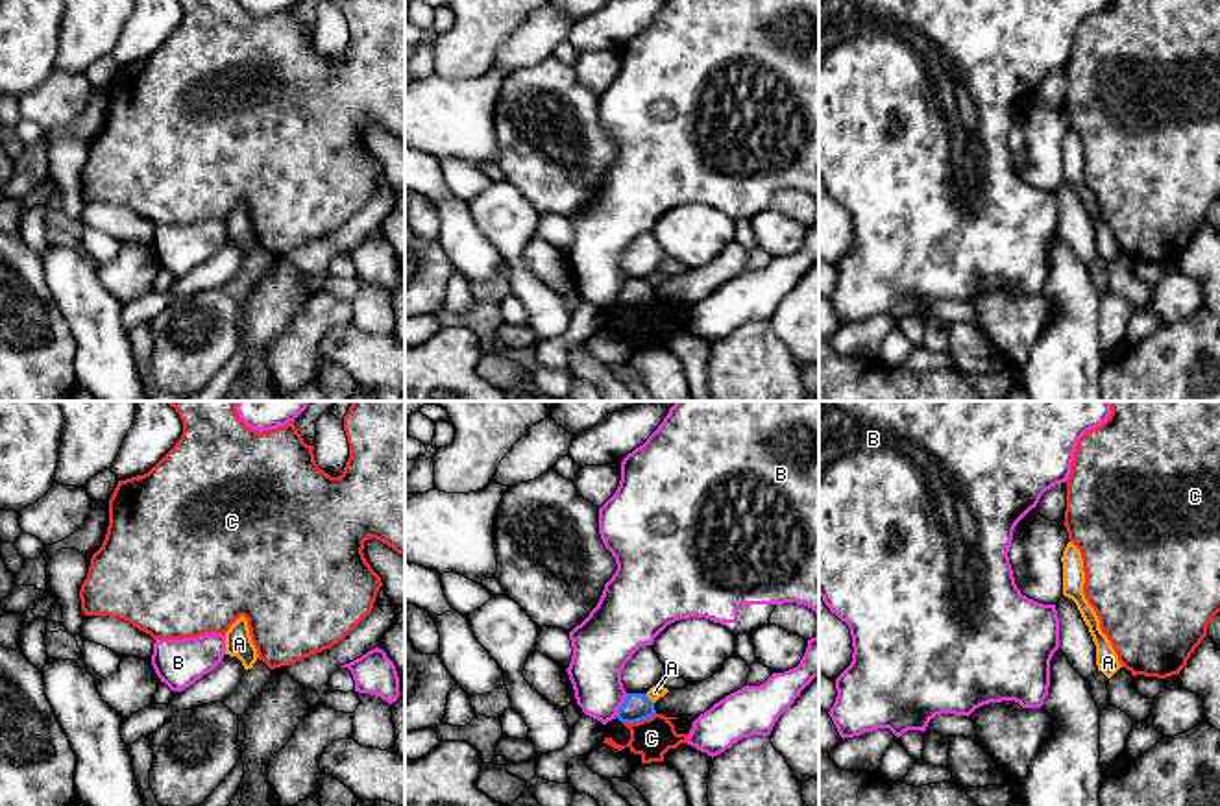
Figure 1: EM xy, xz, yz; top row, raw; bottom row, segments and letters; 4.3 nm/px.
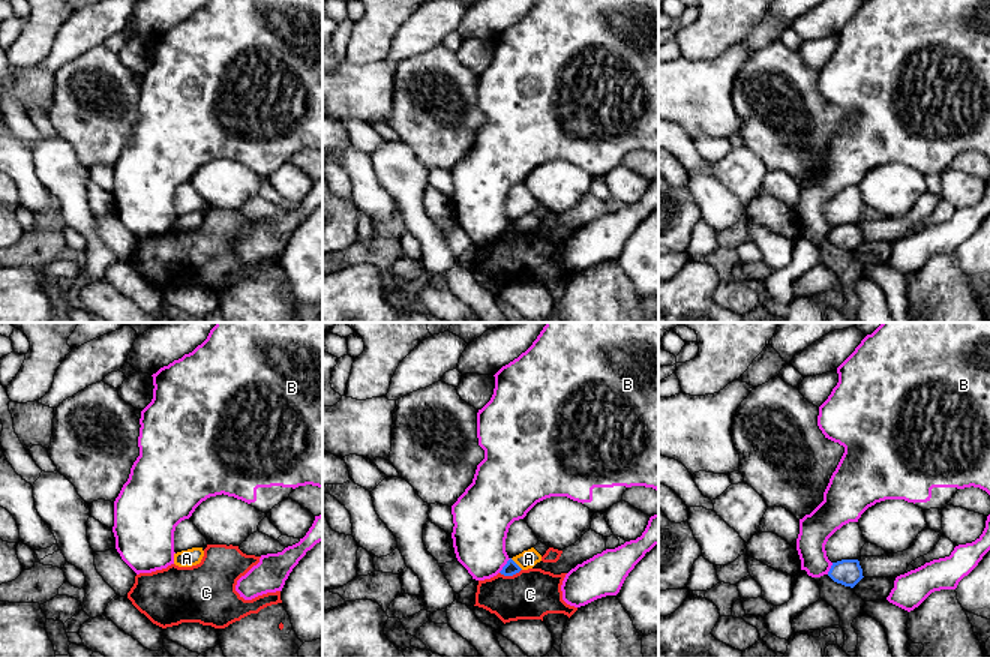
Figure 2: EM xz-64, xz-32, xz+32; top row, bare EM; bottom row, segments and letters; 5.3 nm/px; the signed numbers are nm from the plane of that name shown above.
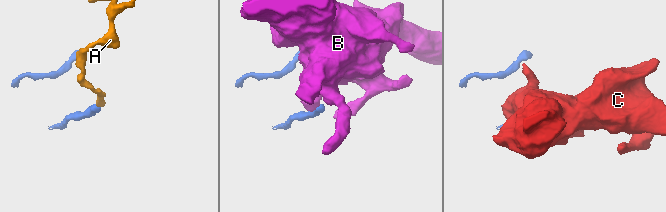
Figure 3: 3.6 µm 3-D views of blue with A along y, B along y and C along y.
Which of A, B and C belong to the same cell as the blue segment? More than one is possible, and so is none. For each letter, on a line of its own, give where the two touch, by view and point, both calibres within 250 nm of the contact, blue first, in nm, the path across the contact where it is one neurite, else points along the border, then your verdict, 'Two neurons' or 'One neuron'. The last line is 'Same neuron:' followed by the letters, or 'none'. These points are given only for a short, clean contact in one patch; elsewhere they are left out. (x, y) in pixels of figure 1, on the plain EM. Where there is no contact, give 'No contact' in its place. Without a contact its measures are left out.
A: Touches blue at xz (649, 285). Thickness 130 nm (blue) against 60 nm. Boundary: xz (646, 280), (653, 289). Two neurons
B: Touches blue at xz (622, 291). Thickness 130 nm (blue) against 240 nm. Boundary: xz (629, 280), (614, 302). Two neurons
C: Touches blue at xz (638, 305). Thickness 130 nm (blue) against 170 nm. Boundary: xz (655, 298), (644, 305), (623, 309). Two neurons
Same neuron: none

